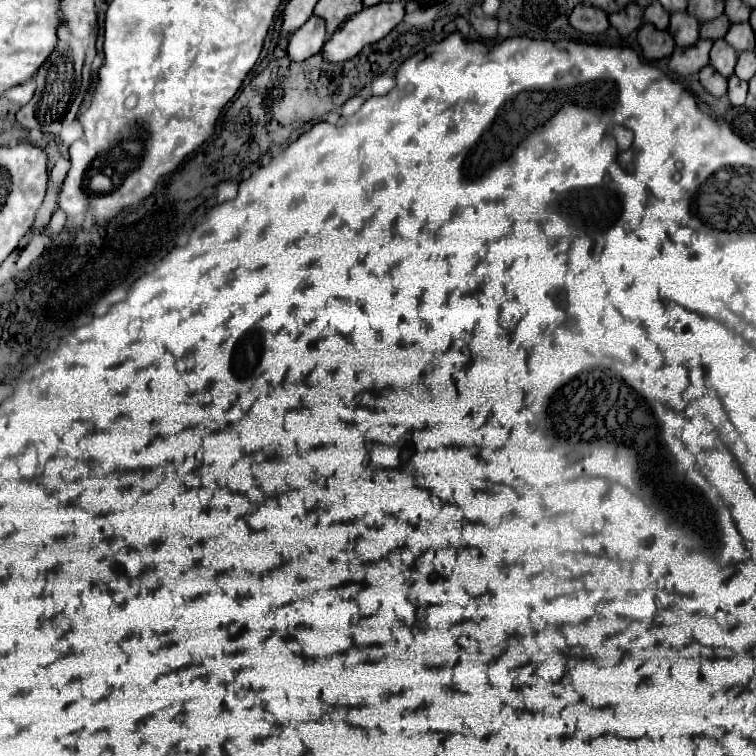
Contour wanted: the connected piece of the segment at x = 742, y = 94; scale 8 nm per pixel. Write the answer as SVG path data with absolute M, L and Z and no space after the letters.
M732 74L728 78L728 96L730 96L730 102L734 106L740 106L746 102L746 96L748 96L748 82L746 80L740 80L736 74Z

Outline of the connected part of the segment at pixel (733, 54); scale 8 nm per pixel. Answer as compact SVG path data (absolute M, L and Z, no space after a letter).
M718 38L712 46L712 52L710 52L710 64L722 76L730 76L734 72L736 60L738 60L738 52L724 38Z

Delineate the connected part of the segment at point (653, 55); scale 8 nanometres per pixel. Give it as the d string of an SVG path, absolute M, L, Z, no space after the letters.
M648 22L638 30L637 40L647 61L668 58L674 52L675 42L668 30L658 30Z

